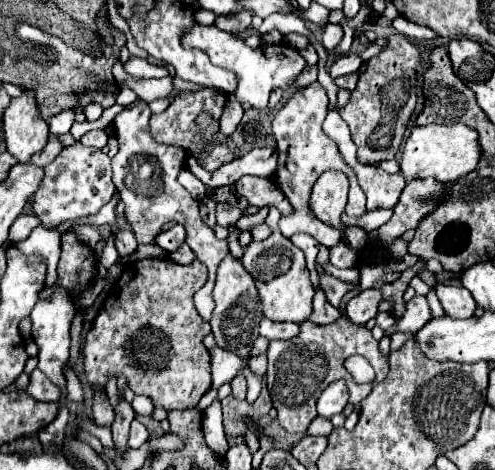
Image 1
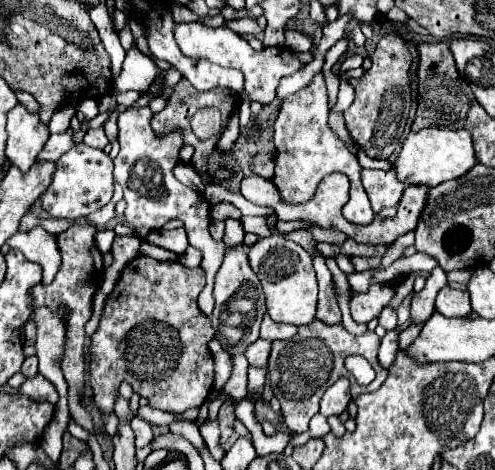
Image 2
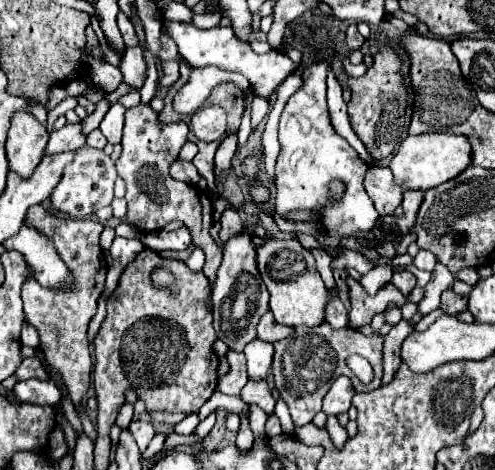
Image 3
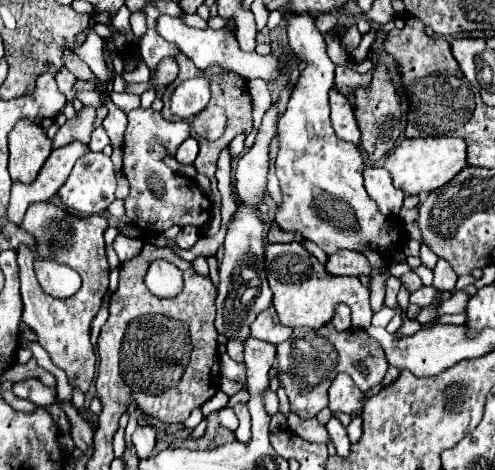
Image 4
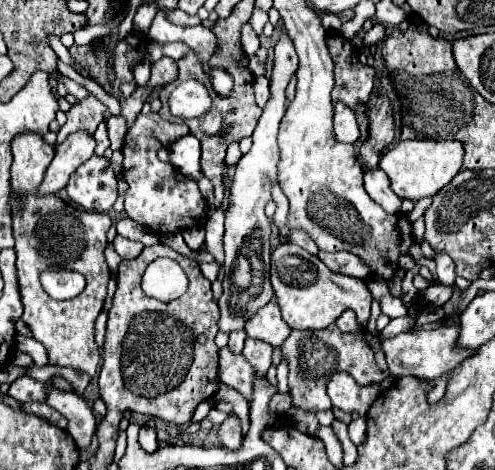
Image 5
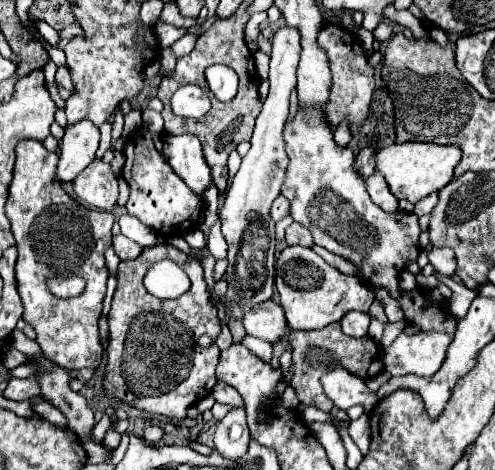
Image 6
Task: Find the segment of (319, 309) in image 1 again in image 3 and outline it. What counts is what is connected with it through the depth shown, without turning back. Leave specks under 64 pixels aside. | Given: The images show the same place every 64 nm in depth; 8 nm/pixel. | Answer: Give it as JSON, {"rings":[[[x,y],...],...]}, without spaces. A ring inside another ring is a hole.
{"rings":[[[312,248],[310,252],[312,252],[314,258],[316,258],[316,268],[318,268],[318,272],[322,274],[322,280],[324,280],[326,284],[328,284],[328,280],[334,280],[332,268],[330,268],[330,262],[332,262],[330,254],[324,252],[324,250],[320,250],[320,248]],[[334,298],[328,306],[326,306],[326,322],[332,326],[332,328],[344,328],[348,326],[348,310],[344,306],[342,300]]]}

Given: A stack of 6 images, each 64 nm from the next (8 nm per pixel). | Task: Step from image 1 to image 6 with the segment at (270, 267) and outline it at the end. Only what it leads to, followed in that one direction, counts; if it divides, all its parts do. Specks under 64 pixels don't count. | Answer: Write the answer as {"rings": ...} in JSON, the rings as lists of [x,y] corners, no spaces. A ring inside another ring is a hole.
{"rings":[[[288,246],[276,260],[276,290],[280,304],[292,330],[316,330],[332,322],[340,322],[352,310],[368,312],[374,302],[374,292],[358,276],[342,274],[326,264],[312,248]]]}

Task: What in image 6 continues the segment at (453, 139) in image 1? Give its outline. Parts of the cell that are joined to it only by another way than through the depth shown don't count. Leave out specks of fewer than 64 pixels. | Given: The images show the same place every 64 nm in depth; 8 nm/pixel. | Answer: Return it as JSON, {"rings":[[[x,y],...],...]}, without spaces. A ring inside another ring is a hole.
{"rings":[[[404,142],[380,148],[376,152],[376,170],[386,178],[390,192],[398,200],[416,204],[430,192],[444,188],[454,174],[454,166],[460,162],[460,150],[456,146],[438,146],[428,142]]]}

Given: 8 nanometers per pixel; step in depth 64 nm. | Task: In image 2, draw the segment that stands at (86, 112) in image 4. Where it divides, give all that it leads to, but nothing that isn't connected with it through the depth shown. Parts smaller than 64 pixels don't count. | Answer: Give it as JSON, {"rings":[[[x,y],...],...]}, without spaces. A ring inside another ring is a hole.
{"rings":[[[66,130],[60,134],[52,134],[44,146],[44,150],[38,154],[38,160],[58,160],[64,152],[68,152],[74,146],[74,130]]]}

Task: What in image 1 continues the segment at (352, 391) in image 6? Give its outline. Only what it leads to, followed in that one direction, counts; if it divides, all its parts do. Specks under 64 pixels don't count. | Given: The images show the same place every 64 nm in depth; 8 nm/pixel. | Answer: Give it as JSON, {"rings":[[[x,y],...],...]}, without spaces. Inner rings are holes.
{"rings":[[[336,380],[318,398],[318,414],[324,418],[332,418],[334,414],[340,414],[346,404],[348,404],[348,386],[344,380]]]}

